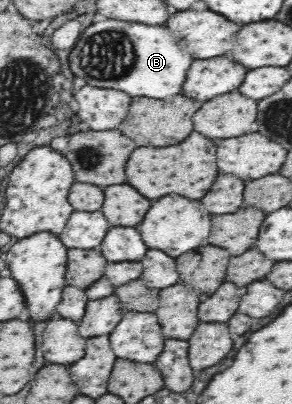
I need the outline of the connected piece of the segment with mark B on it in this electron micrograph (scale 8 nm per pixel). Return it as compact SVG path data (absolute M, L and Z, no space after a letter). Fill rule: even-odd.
M117 20L91 24L69 54L71 70L87 84L97 88L115 88L129 96L149 96L159 100L181 92L191 62L193 56L189 50L181 46L167 28ZM127 50L133 50L131 66L127 66Z

